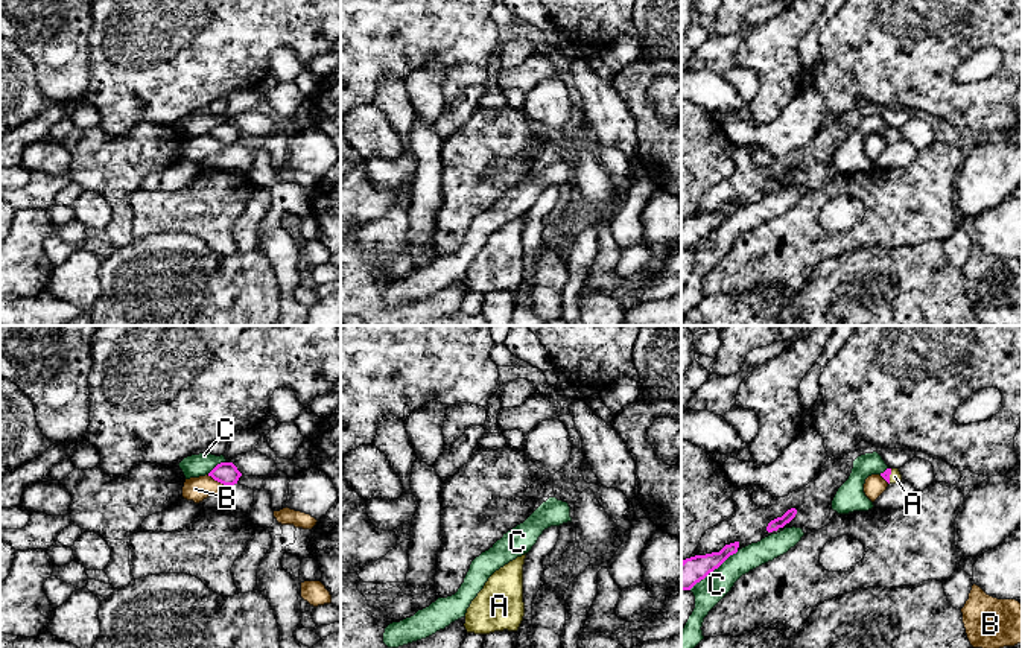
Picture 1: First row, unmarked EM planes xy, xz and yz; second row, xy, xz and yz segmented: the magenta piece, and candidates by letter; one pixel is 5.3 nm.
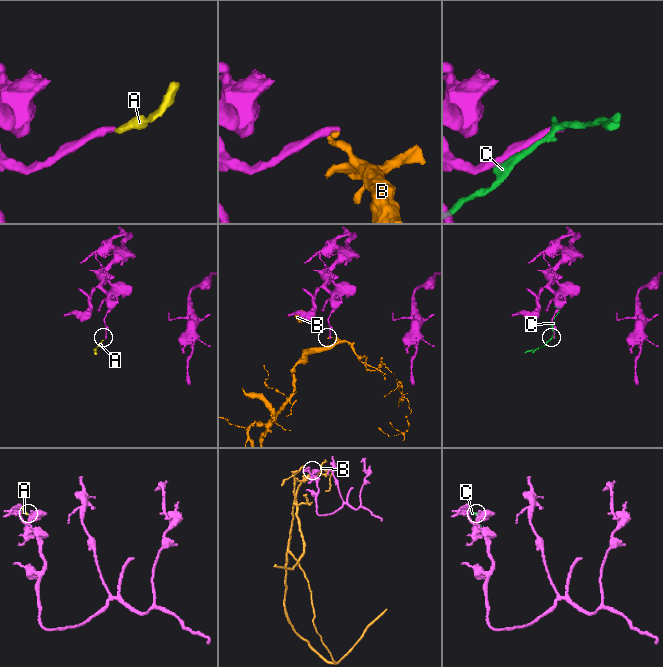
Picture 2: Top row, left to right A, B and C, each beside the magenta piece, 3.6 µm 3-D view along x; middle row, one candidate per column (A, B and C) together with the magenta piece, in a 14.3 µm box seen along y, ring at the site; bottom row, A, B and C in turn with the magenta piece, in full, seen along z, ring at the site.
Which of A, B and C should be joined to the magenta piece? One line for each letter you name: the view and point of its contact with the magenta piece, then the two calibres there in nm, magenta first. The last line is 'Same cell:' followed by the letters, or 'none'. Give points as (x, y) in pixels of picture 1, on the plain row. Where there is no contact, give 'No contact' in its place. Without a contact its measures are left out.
A: Touches magenta at yz (888, 136). Thickness 50 nm (magenta) against 60 nm
Same cell: A

